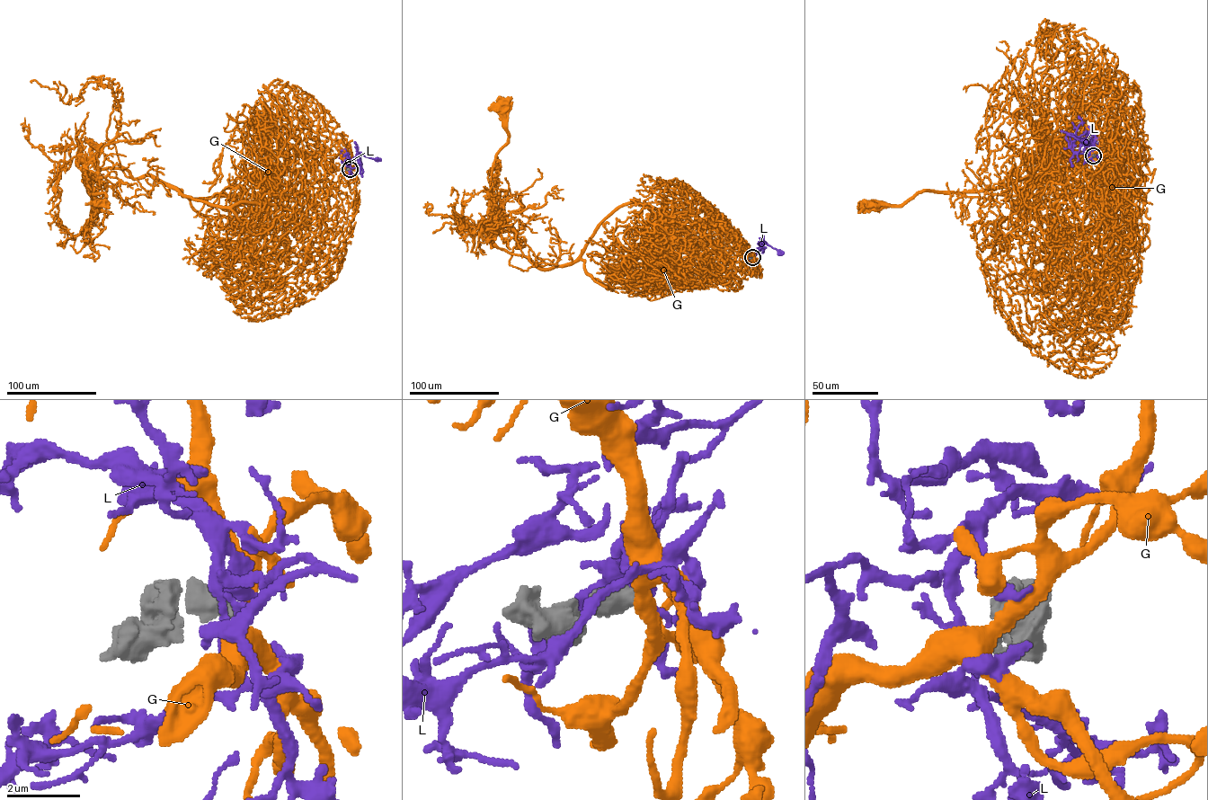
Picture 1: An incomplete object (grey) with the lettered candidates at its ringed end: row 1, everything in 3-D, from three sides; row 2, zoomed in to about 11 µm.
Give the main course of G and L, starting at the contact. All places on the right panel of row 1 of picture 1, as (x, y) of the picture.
G: (1093, 155), (1048, 183), (1072, 186), (1048, 206), (1013, 211), (1108, 166), (1085, 154), (868, 204)
L: (1093, 155), (1073, 152), (1069, 146), (1066, 136), (1086, 140)

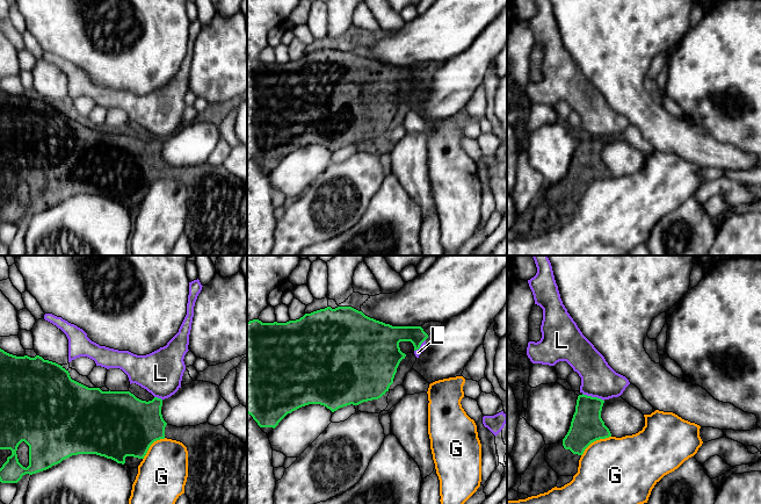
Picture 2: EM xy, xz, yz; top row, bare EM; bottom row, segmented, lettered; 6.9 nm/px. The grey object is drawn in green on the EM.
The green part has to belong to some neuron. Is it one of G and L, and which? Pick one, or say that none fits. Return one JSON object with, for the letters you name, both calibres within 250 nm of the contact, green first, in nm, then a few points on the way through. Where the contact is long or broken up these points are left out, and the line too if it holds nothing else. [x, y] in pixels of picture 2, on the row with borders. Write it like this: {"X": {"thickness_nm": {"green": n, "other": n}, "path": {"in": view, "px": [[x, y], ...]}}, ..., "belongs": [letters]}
{"belongs": []}

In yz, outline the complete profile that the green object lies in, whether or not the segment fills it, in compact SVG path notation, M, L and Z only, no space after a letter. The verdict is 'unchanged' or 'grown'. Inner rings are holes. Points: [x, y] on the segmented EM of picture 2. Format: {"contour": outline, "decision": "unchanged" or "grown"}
{"contour": "M579 395L570 430L565 438L546 445L545 461L558 476L574 476L585 449L594 441L611 437L601 418L604 401Z", "decision": "grown"}

